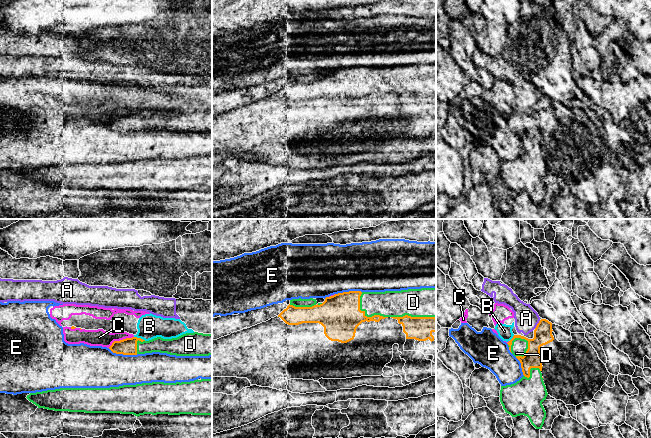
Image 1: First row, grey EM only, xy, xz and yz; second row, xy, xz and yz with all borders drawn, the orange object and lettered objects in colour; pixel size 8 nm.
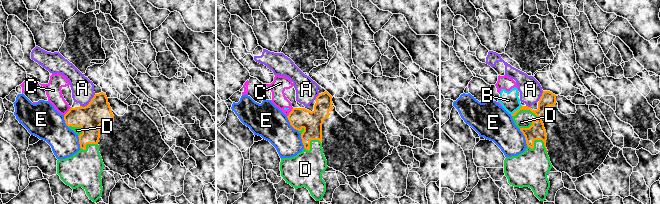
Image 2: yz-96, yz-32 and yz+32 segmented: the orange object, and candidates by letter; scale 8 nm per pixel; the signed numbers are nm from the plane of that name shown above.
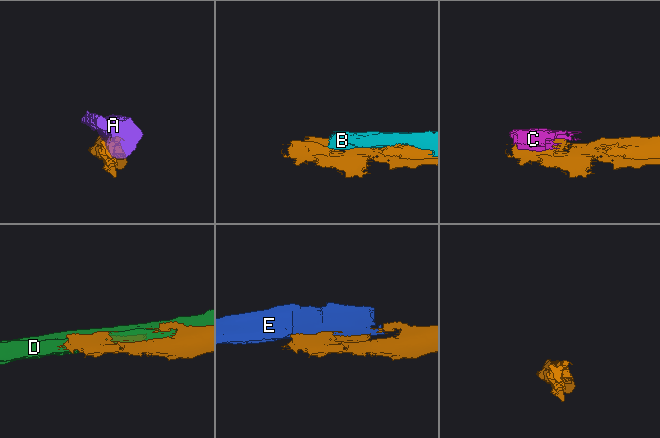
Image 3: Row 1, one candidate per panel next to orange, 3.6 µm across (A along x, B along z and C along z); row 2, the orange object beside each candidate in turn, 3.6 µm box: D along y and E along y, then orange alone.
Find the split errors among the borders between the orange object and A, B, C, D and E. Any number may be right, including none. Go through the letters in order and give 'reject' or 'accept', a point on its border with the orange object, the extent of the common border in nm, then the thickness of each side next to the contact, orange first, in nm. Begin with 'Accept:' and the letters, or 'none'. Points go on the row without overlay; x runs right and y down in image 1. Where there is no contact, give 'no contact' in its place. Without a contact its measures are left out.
Accept: none
A: reject | yz (537, 100) | 90 nm | 140/190 nm
B: reject | xy (140, 114) | 100 nm | 140/200 nm
C: reject | xy (120, 116) | 220 nm | 140/130 nm
D: reject | yz (528, 119) | 180 nm | 140/130 nm
E: reject | xy (123, 130) | 240 nm | 140/340 nm

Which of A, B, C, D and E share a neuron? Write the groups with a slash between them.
A / B C E / D

